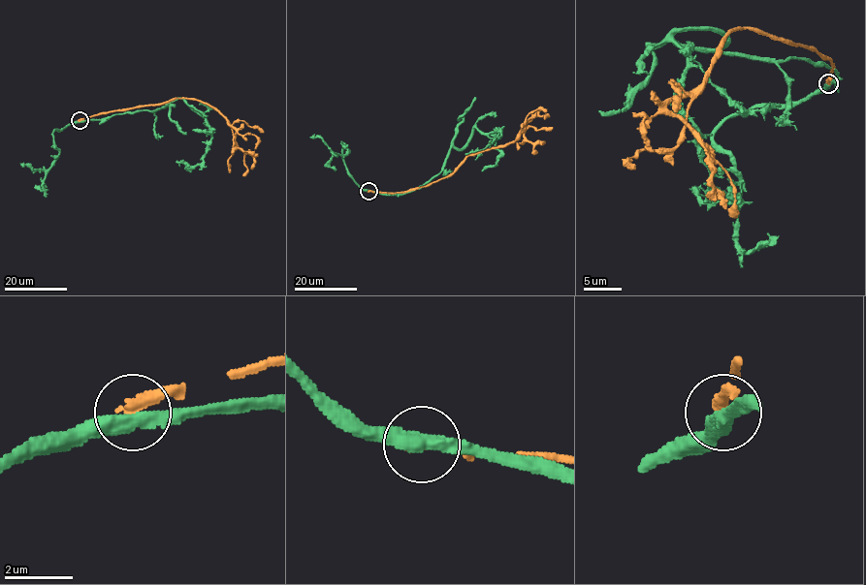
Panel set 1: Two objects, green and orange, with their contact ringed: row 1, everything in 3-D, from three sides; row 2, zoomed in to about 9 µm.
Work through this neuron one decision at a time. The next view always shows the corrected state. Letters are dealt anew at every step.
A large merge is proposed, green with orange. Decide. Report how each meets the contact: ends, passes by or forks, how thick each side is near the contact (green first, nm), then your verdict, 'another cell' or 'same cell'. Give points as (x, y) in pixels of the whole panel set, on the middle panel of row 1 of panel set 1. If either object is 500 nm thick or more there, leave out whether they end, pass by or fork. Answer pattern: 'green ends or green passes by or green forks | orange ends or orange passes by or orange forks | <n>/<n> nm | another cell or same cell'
green passes by | orange ends | 400/380 nm | another cell

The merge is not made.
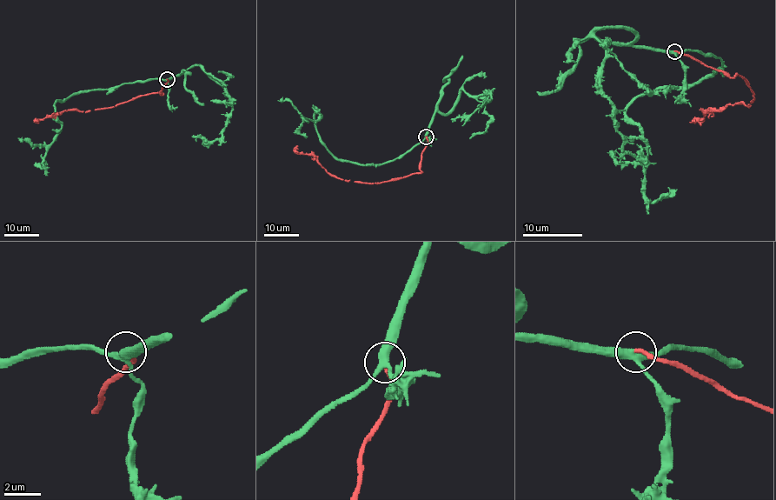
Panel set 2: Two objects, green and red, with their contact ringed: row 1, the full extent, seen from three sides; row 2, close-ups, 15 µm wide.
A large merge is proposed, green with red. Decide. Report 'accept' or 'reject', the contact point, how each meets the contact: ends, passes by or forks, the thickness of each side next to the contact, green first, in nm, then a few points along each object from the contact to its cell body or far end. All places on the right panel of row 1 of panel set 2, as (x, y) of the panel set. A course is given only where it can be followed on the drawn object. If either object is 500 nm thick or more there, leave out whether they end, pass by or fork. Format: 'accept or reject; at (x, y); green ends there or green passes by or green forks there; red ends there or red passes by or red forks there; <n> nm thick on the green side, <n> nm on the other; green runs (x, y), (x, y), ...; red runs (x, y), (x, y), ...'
accept; at (674, 51); green forks there; red ends there; 360 nm thick on the green side, 280 nm on the other; green runs (673, 51), (715, 56), (722, 68), (642, 93), (626, 114), (646, 145), (646, 197), (676, 190); red runs (675, 51), (688, 55), (730, 76), (737, 74), (753, 93), (749, 105), (726, 105), (690, 122)

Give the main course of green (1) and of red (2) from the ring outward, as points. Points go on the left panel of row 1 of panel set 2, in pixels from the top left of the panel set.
1: (167, 79), (79, 90), (56, 102), (61, 131), (46, 151), (42, 168), (39, 165), (46, 161)
2: (167, 79), (162, 95), (139, 96), (116, 107), (63, 111), (36, 119), (38, 121)

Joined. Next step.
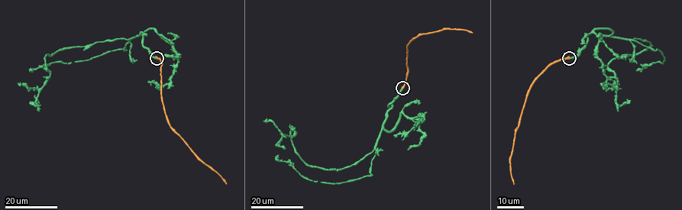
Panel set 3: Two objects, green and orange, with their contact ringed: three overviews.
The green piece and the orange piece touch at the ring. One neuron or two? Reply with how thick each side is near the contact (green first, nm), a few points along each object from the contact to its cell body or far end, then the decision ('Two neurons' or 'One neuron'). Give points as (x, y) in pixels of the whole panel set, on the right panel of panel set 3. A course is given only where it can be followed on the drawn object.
Thickness 480 nm (green) against 440 nm. Course of green: (569, 57), (592, 33), (648, 41), (651, 46), (617, 56), (608, 66), (617, 80), (616, 103), (630, 100). Course of orange: (568, 57), (554, 61), (534, 81), (526, 98), (510, 159), (510, 172), (514, 184). One neuron

